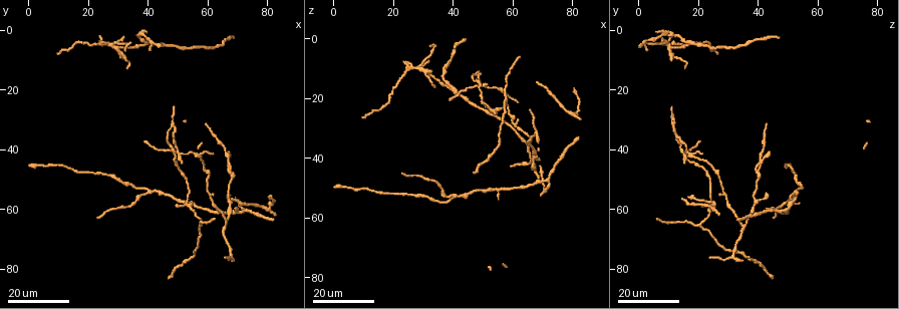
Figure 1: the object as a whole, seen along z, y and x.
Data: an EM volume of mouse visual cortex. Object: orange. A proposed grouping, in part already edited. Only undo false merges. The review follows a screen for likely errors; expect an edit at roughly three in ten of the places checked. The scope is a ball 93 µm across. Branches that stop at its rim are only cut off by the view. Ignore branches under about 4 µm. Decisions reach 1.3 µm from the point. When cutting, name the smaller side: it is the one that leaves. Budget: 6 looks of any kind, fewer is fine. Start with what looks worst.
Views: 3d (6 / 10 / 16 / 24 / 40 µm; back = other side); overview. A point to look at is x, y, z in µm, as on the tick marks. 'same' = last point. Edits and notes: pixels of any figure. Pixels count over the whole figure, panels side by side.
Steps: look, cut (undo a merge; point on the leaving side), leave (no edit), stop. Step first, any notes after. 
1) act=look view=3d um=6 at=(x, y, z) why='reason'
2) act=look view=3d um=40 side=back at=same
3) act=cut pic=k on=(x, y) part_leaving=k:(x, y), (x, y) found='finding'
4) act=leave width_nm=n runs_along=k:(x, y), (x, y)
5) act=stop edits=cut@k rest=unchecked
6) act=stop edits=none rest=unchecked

act=look view=3d um=24 at=(70, 62, 47) why='looks like a crossing'

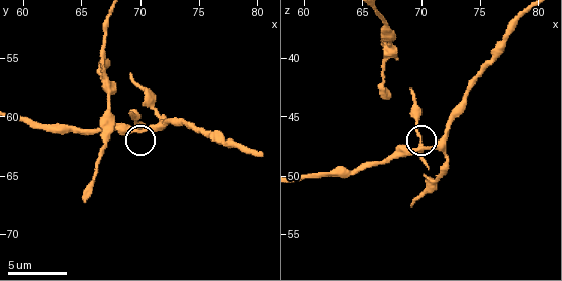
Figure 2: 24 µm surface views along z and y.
act=look view=3d um=6 at=(70.2, 61.4, 47.8)

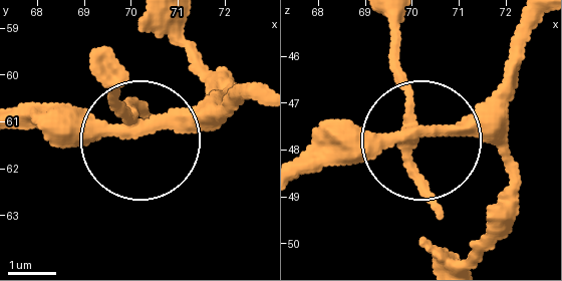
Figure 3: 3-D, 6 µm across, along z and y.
act=leave side_arm_um=48 arms=4 found='all the same neuron'

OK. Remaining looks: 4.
act=look view=3d um=24 at=(67, 44, 41) why='four arms meet'

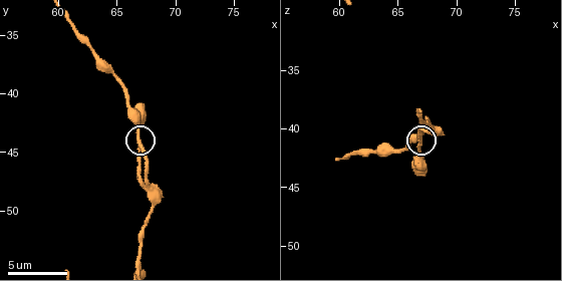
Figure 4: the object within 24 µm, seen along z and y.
act=look view=3d um=10 at=same

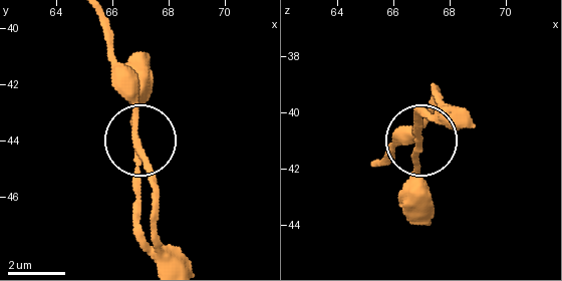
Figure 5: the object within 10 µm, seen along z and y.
act=leave runs_along=5:(165, 260), (138, 224), (138, 68) found='all the same neuron'

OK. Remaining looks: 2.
act=look view=3d um=24 at=(40, 54, 53) why='three arms meet'

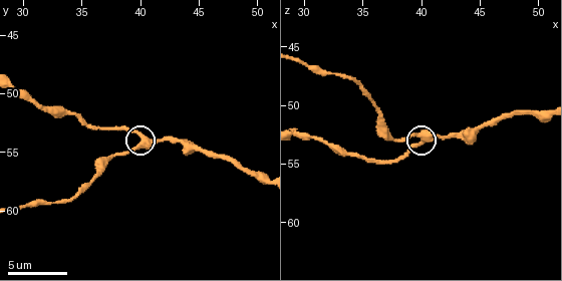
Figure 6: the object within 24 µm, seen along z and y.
act=look view=3d um=10 at=(40.4, 54.4, 52.8)

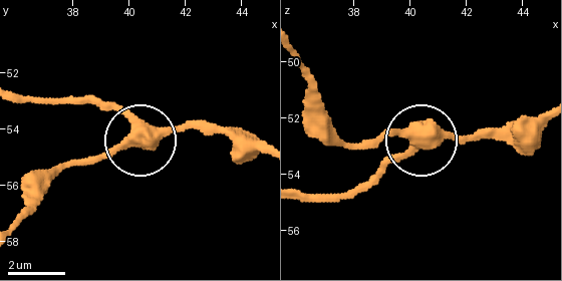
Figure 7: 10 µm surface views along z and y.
act=leave width_nm=440 runs_along=7:(541, 115), (418, 142), (397, 134), (342, 142) found='continuous, no second neuron'

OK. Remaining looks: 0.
act=stop edits=none rest=unchecked

